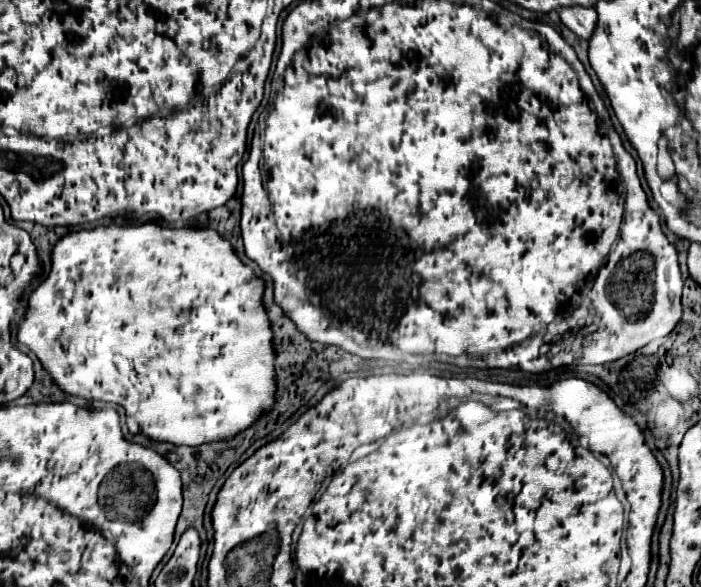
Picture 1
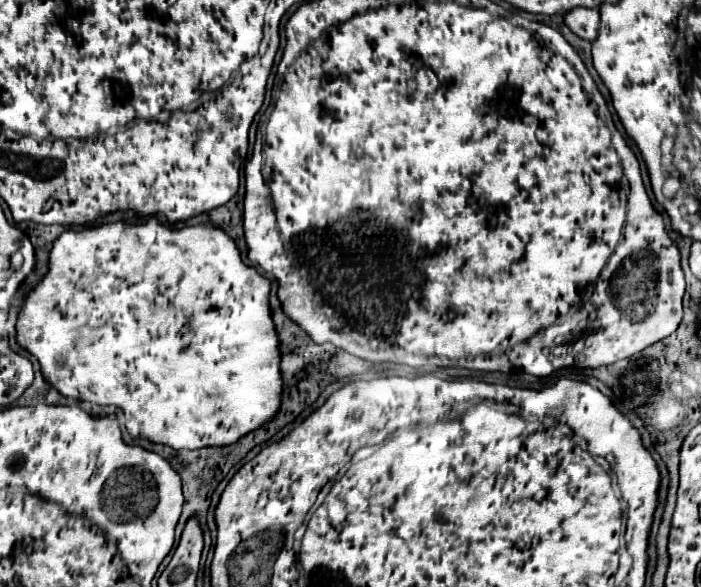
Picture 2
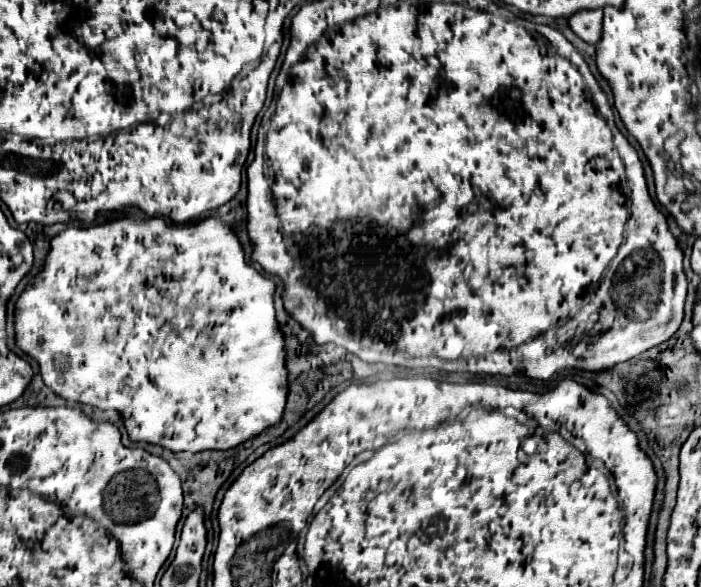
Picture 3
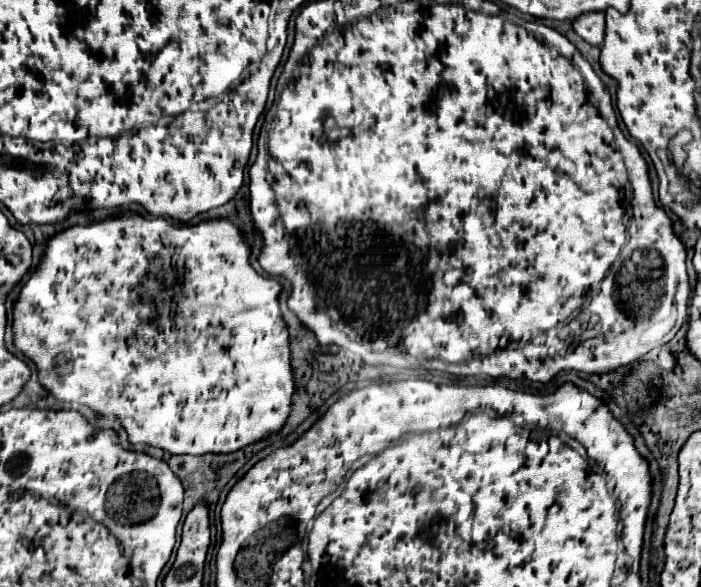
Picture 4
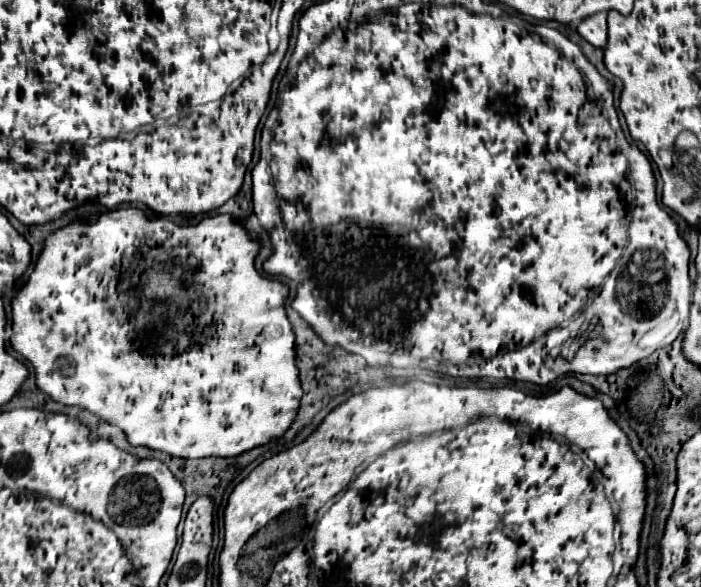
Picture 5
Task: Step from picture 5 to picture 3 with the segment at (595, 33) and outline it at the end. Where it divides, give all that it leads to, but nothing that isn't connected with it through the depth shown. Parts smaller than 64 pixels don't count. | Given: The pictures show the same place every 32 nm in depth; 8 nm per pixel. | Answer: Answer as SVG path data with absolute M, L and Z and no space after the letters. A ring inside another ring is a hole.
M602 10L578 12L568 18L570 28L588 44L598 44L602 38Z

